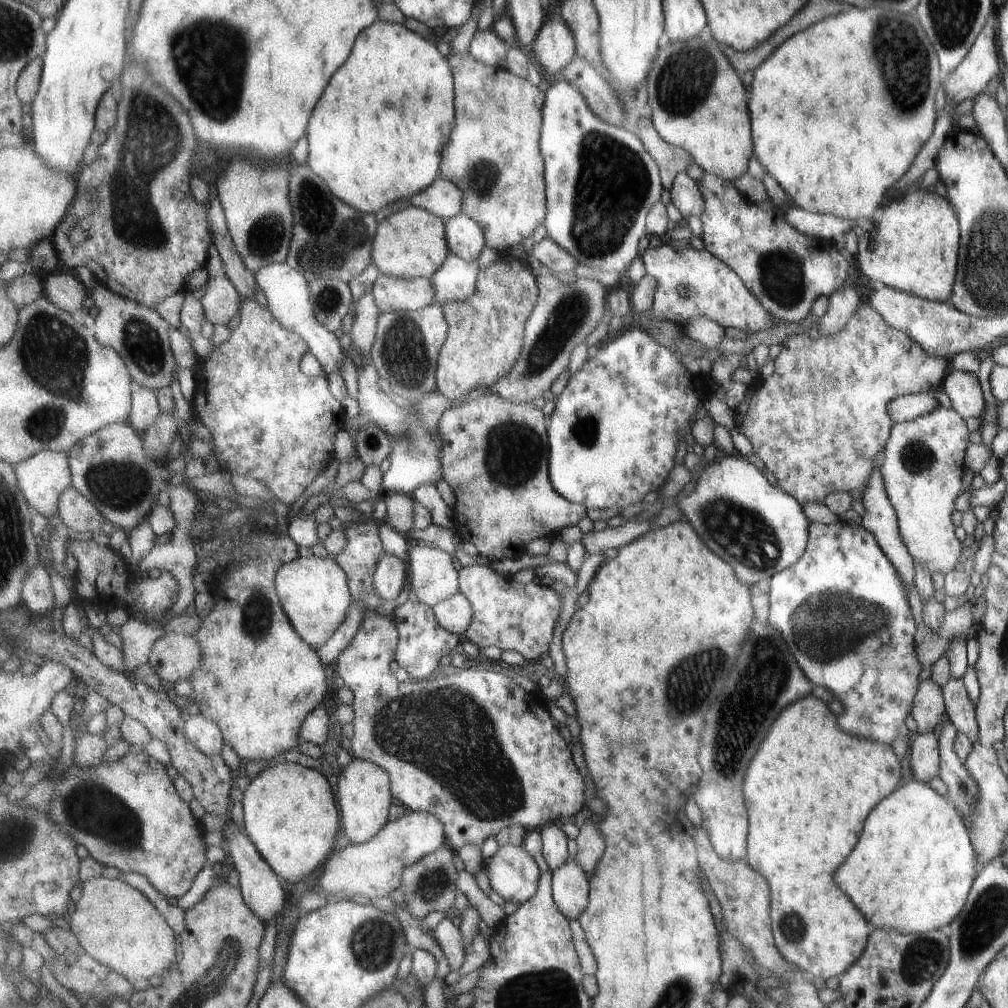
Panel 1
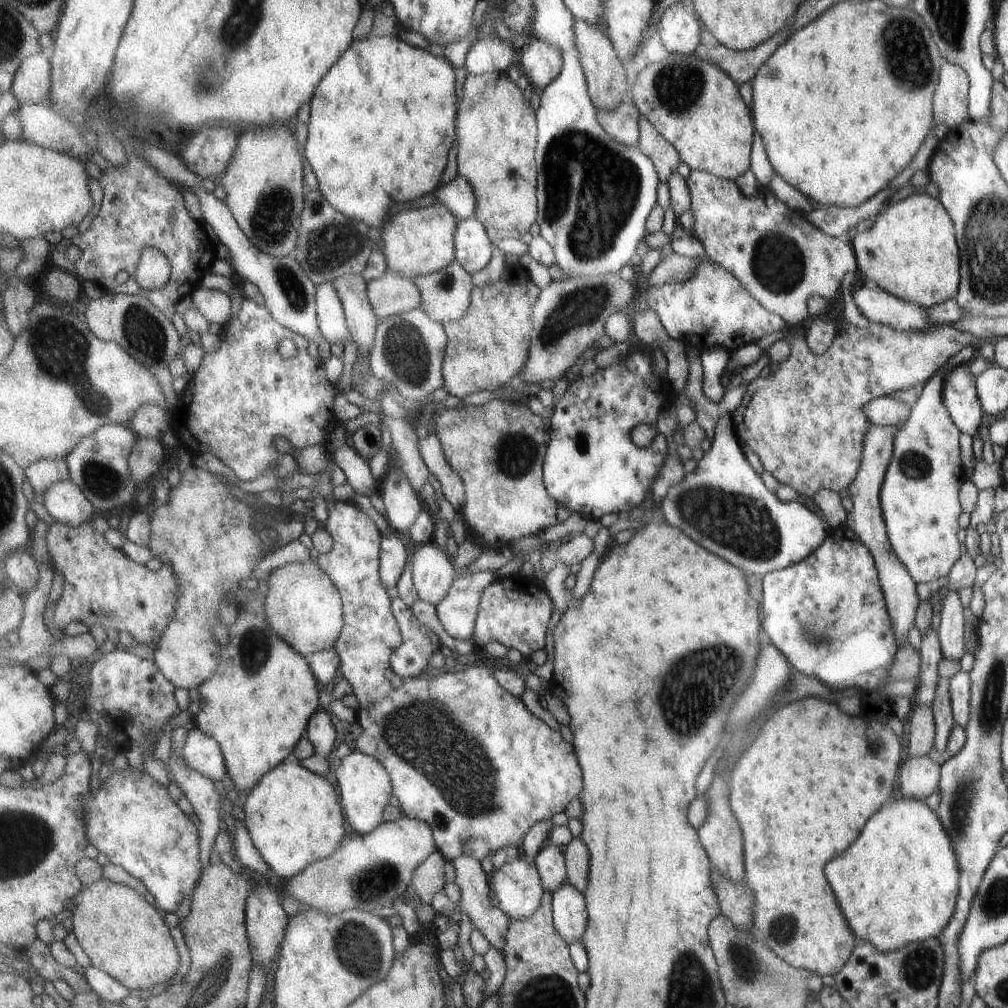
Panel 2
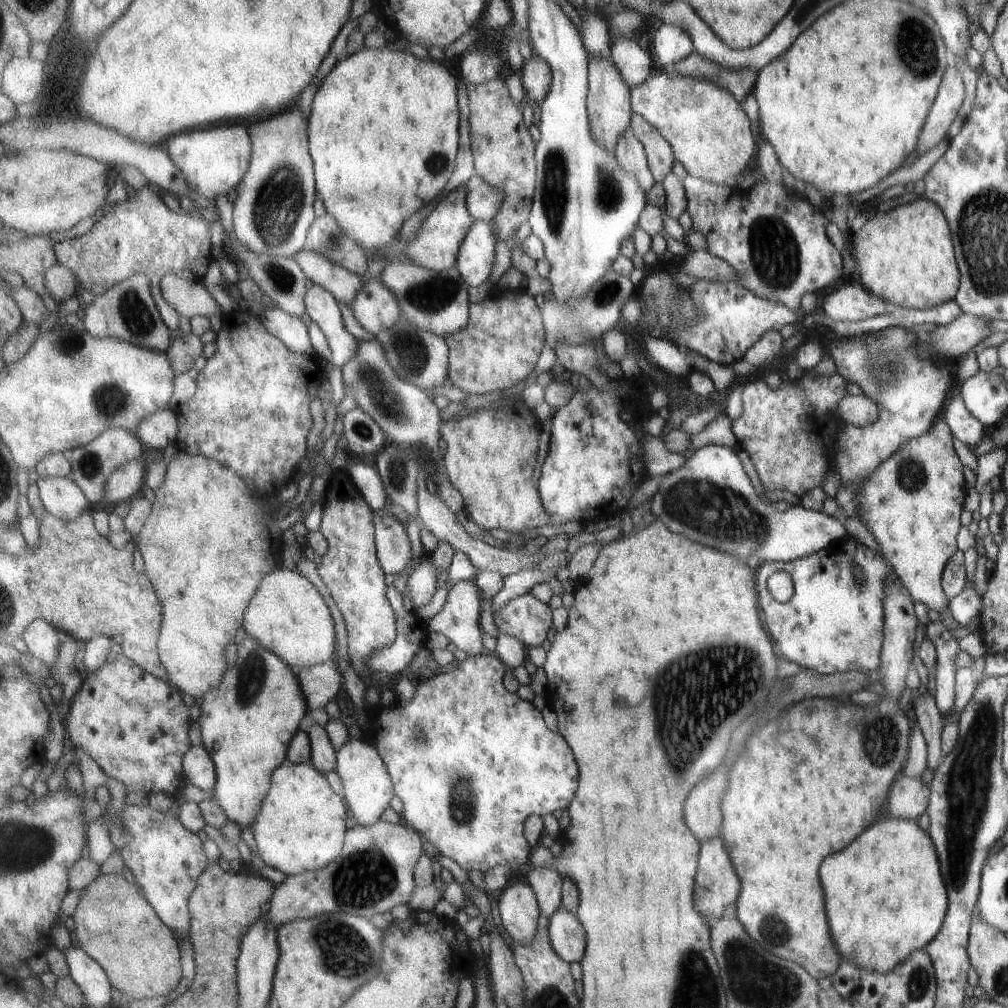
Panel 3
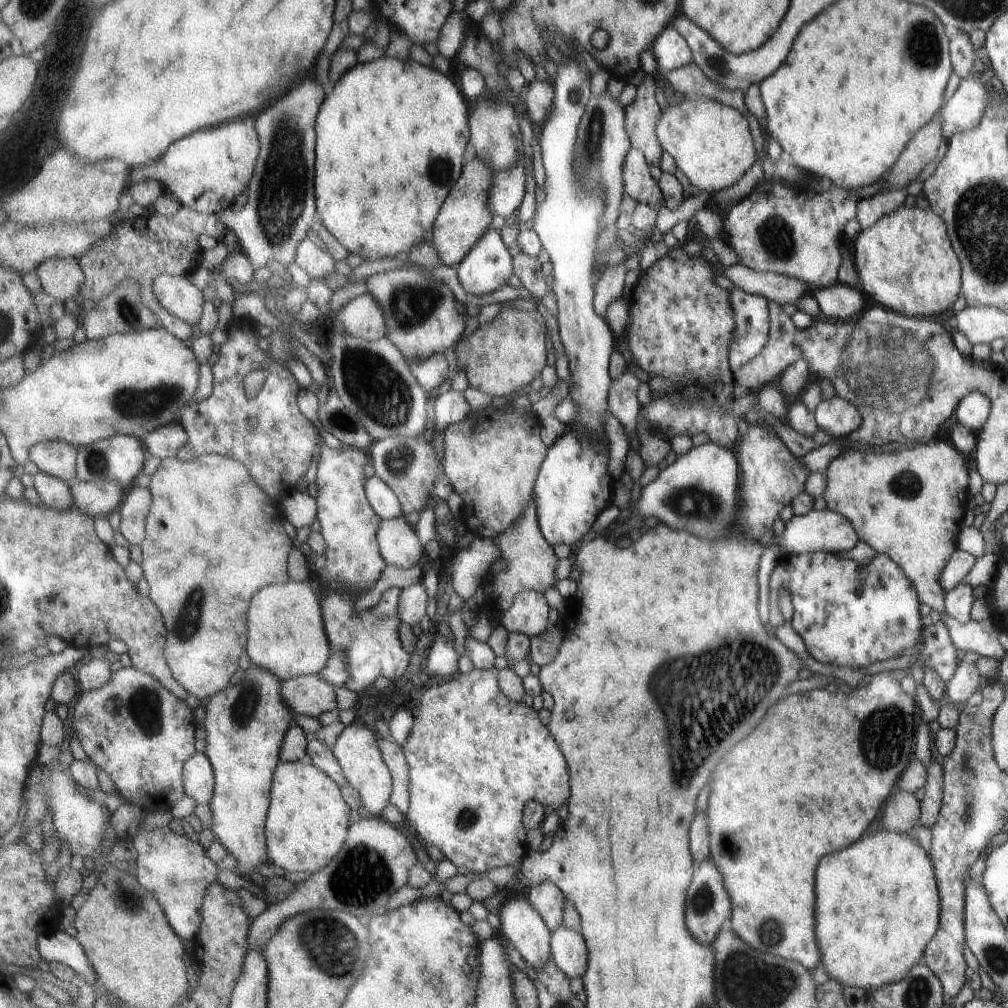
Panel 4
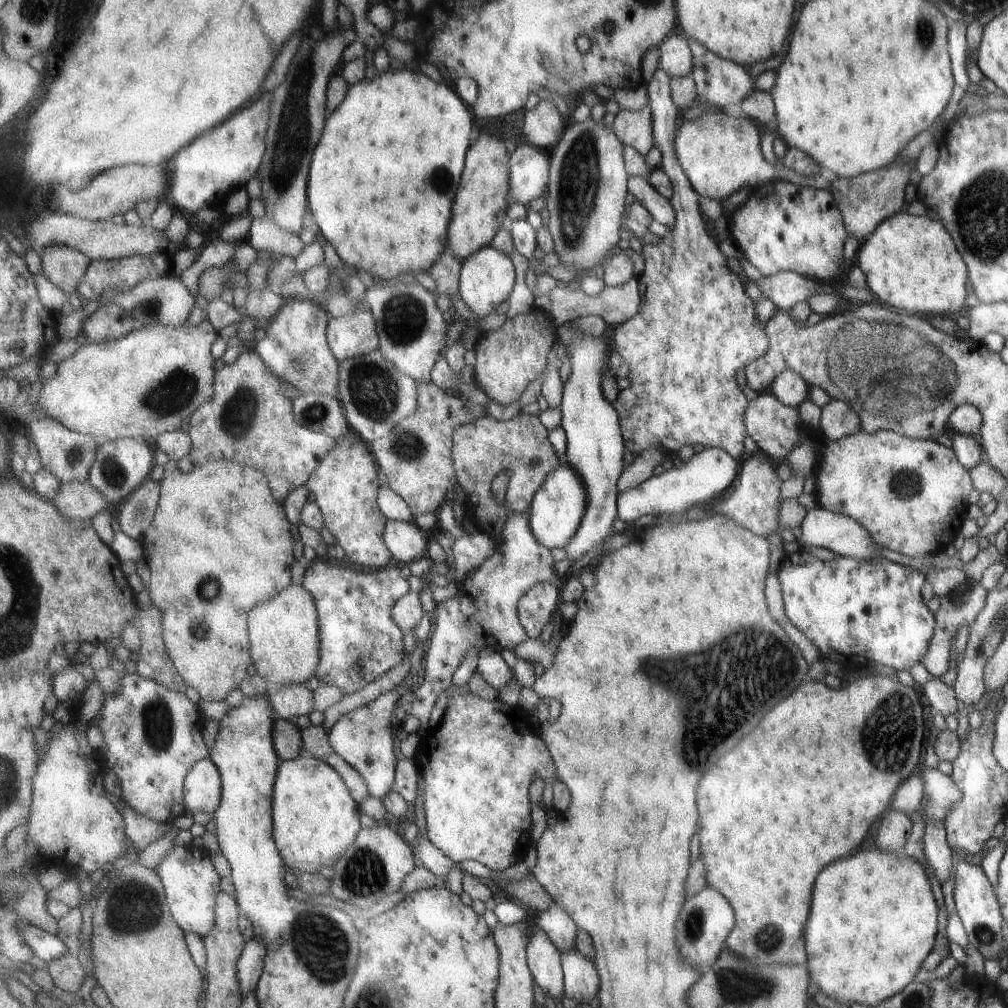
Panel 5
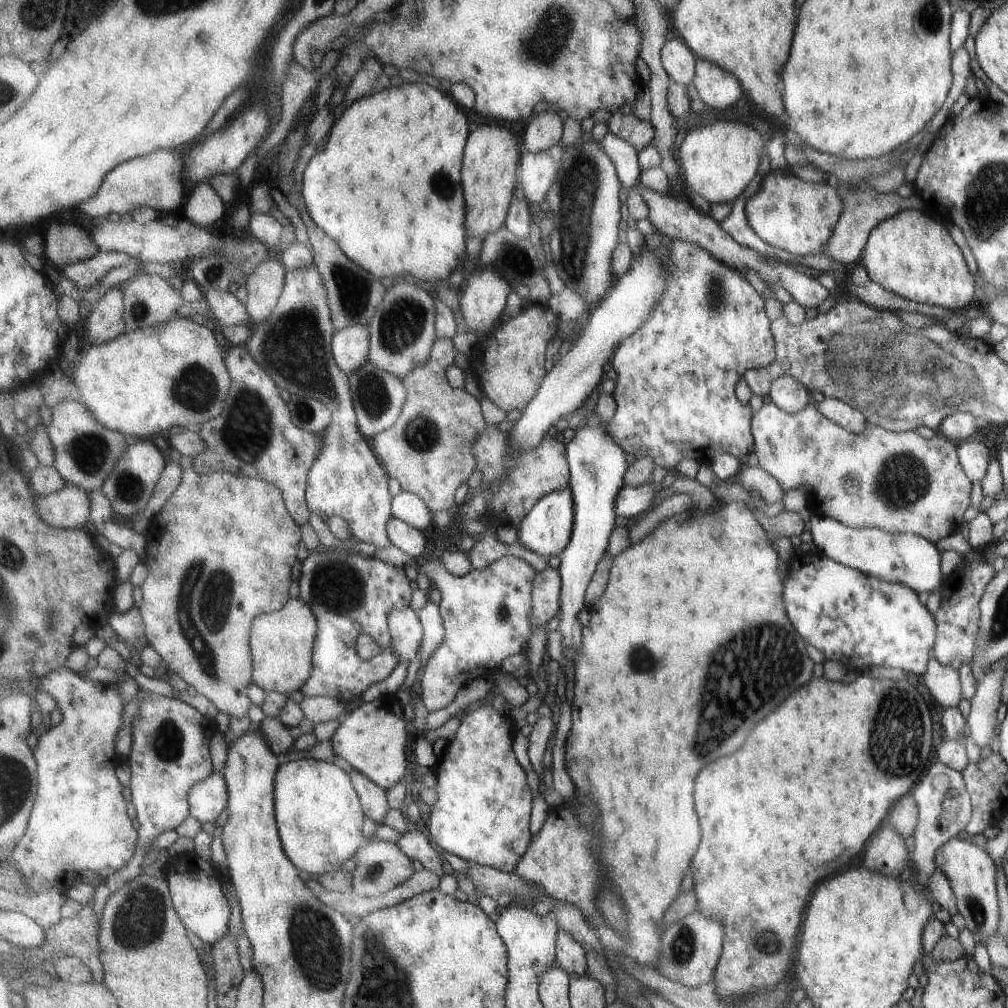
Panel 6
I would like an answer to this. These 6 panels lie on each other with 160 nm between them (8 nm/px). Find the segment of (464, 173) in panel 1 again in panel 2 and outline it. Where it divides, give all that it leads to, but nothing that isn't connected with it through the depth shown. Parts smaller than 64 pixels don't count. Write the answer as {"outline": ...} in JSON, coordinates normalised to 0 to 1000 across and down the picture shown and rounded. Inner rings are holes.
{"outline":[[[487,71],[473,74],[464,72],[459,84],[457,109],[453,109],[453,159],[454,175],[465,179],[473,194],[471,216],[484,228],[488,240],[499,237],[517,237],[533,221],[534,166],[532,146],[534,143],[533,110],[522,101],[519,89],[513,85],[508,71]]]}

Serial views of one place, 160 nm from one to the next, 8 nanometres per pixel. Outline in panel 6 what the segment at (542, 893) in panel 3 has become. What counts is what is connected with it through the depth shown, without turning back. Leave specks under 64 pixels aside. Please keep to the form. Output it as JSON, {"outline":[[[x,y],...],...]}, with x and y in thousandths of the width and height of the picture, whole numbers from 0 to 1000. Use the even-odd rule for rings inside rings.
{"outline":[[[560,922],[552,933],[552,956],[559,959],[566,969],[580,969],[583,964],[583,948],[576,935]]]}

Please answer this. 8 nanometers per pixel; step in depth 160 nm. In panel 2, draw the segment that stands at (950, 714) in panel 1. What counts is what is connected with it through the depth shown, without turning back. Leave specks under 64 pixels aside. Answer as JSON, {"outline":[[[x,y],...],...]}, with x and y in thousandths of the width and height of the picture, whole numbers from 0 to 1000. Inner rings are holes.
{"outline":[[[950,666],[940,675],[939,688],[946,719],[957,723],[961,710],[962,675],[961,669]]]}

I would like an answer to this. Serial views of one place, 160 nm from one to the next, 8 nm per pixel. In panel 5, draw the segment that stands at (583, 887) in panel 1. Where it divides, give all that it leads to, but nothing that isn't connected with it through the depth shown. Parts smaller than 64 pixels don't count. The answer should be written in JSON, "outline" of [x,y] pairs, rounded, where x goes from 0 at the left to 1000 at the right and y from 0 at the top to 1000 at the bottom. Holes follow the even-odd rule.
{"outline":[[[570,943],[558,946],[562,988],[568,990],[574,997],[582,997],[594,986],[596,970],[592,966],[591,955]]]}

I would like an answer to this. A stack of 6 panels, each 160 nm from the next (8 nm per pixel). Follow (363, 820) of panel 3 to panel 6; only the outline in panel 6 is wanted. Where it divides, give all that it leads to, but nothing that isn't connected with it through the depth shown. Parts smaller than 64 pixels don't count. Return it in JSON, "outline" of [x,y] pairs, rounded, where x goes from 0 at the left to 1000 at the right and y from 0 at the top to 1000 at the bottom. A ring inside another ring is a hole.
{"outline":[[[382,690],[358,698],[343,708],[328,734],[332,748],[344,753],[364,772],[385,785],[400,776],[404,768],[404,732],[406,726],[399,698],[391,690]]]}

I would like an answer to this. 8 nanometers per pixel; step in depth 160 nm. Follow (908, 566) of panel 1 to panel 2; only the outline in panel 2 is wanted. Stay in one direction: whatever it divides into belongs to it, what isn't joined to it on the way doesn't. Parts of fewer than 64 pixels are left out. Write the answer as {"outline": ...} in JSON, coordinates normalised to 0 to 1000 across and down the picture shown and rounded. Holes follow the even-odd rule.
{"outline":[[[865,423],[862,427],[858,427],[856,433],[856,450],[854,450],[854,458],[850,464],[850,470],[846,474],[846,478],[842,480],[842,496],[846,499],[846,506],[840,509],[837,522],[840,522],[852,537],[864,550],[868,564],[870,565],[870,574],[876,595],[878,595],[878,605],[882,611],[882,619],[886,621],[886,631],[890,640],[900,632],[900,627],[907,620],[908,605],[910,605],[911,592],[909,589],[909,580],[904,575],[902,567],[898,565],[896,560],[886,550],[880,530],[878,530],[878,520],[876,520],[876,512],[874,504],[872,504],[872,486],[878,472],[879,463],[885,450],[886,431],[892,427],[890,423]]]}

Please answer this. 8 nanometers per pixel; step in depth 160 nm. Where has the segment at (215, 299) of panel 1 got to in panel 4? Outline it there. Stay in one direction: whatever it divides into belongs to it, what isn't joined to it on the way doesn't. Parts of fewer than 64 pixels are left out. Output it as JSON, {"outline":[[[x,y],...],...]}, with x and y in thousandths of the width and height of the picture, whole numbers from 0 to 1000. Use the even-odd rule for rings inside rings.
{"outline":[[[162,271],[152,281],[152,288],[159,301],[170,312],[173,312],[176,315],[180,315],[181,318],[187,319],[188,322],[197,321],[199,314],[202,314],[203,304],[206,300],[203,298],[198,285],[193,284],[188,277],[188,274],[174,274],[168,271]]]}

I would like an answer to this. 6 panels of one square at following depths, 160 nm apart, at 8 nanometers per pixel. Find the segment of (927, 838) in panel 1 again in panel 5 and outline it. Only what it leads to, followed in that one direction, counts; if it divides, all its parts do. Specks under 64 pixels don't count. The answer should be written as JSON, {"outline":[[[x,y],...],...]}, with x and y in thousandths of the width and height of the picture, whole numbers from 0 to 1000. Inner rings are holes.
{"outline":[[[863,835],[844,851],[834,851],[814,863],[811,883],[807,883],[807,907],[803,907],[803,919],[799,919],[803,950],[798,956],[813,985],[835,997],[867,999],[894,984],[906,972],[914,954],[924,944],[930,925],[930,898],[918,864],[896,845],[874,844]]]}

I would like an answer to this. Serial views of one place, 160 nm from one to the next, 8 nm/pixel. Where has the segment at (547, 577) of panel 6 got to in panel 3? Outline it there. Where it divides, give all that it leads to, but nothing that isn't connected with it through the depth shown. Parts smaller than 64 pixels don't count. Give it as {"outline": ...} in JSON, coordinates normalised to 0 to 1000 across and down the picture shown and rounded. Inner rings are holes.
{"outline":[[[528,587],[505,595],[488,612],[495,629],[511,633],[523,645],[537,642],[541,635],[546,635],[550,624],[549,605]]]}

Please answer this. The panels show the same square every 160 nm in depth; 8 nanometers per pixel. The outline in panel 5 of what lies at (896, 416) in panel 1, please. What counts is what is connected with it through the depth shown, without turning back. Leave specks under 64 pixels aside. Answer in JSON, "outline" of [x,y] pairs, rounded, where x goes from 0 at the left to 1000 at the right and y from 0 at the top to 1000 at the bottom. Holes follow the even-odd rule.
{"outline":[[[824,396],[813,405],[813,426],[816,433],[827,438],[850,431],[853,417],[840,400]]]}

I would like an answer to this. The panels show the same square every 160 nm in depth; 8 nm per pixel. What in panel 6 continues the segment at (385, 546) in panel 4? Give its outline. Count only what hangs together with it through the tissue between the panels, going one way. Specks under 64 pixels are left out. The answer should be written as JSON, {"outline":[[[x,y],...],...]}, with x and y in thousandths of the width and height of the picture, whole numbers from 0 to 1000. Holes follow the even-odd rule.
{"outline":[[[392,512],[387,514],[383,527],[389,536],[389,540],[398,547],[410,552],[410,554],[418,554],[418,550],[424,544],[424,536],[422,536],[418,525],[408,522],[408,520],[397,514]]]}

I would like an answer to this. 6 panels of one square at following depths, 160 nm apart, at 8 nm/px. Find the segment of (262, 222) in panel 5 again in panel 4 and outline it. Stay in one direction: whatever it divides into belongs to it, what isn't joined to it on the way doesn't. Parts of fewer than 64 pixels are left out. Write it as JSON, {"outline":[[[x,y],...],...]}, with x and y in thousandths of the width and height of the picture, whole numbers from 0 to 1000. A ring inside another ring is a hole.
{"outline":[[[310,235],[295,244],[293,261],[305,270],[307,279],[311,280],[322,280],[326,272],[334,271],[332,256]]]}

